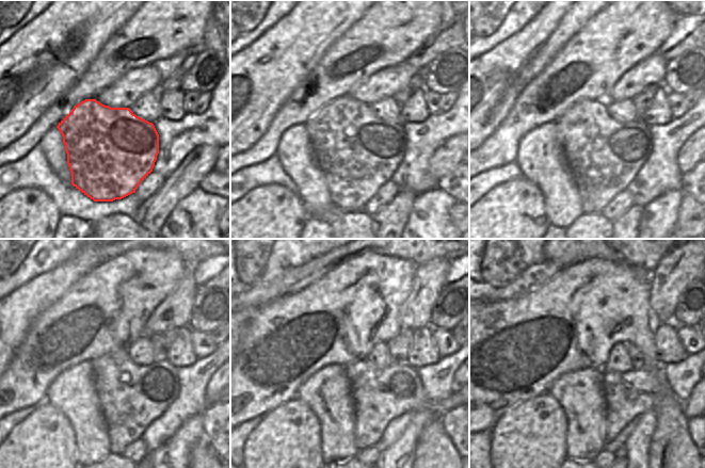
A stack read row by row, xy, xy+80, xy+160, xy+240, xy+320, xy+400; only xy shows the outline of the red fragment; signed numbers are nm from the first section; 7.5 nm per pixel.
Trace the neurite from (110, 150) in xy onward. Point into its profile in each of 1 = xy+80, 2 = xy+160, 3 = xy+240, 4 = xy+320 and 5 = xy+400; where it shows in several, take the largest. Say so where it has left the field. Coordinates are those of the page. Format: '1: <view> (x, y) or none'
1: xy+80 (357, 152)
2: xy+160 (603, 155)
3: xy+240 (131, 397)
4: xy+320 (380, 394)
5: xy+400 (628, 394)

